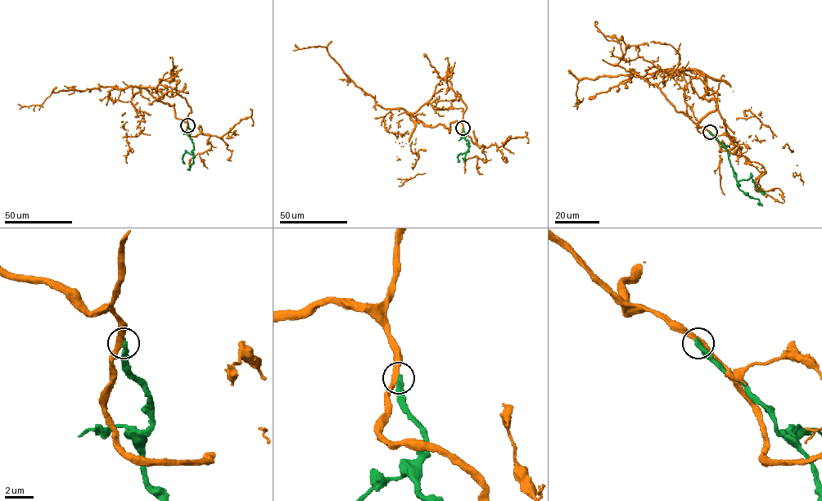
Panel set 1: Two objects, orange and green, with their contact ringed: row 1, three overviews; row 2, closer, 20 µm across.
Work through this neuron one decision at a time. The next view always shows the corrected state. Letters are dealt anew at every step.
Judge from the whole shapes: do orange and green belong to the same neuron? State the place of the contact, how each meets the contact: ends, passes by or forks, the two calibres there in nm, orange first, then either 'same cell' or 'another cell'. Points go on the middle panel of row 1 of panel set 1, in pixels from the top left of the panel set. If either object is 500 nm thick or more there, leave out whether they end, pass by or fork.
place (462, 128); orange passes by; green ends; calibres 320 and 380 nm; another cell

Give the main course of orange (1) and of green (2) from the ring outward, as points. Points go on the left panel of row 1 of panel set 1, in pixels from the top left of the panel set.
1: (187, 124), (173, 105), (144, 88), (108, 91), (143, 115), (139, 134), (124, 137), (133, 150)
2: (188, 124), (193, 155), (186, 152), (182, 161)

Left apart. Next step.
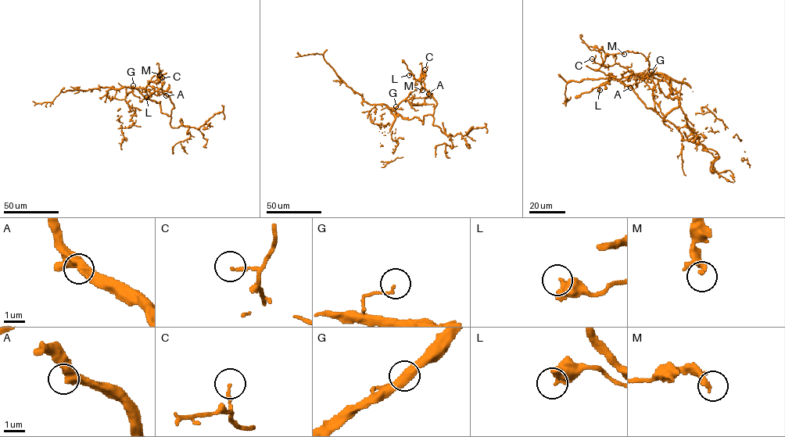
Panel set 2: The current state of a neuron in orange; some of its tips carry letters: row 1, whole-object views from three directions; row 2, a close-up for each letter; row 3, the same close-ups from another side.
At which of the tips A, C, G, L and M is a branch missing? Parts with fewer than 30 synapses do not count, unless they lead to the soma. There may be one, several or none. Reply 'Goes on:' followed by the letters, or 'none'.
Goes on: A

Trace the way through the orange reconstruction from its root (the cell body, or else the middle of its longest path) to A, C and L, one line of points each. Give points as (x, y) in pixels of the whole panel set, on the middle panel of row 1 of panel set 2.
A: (398, 114), (408, 119), (417, 117), (423, 123), (423, 117), (432, 114), (437, 103), (428, 94)
C: (398, 114), (393, 114), (392, 110), (408, 95), (412, 85), (424, 69)
L: (398, 114), (392, 110), (425, 74), (421, 81), (414, 74), (409, 75)

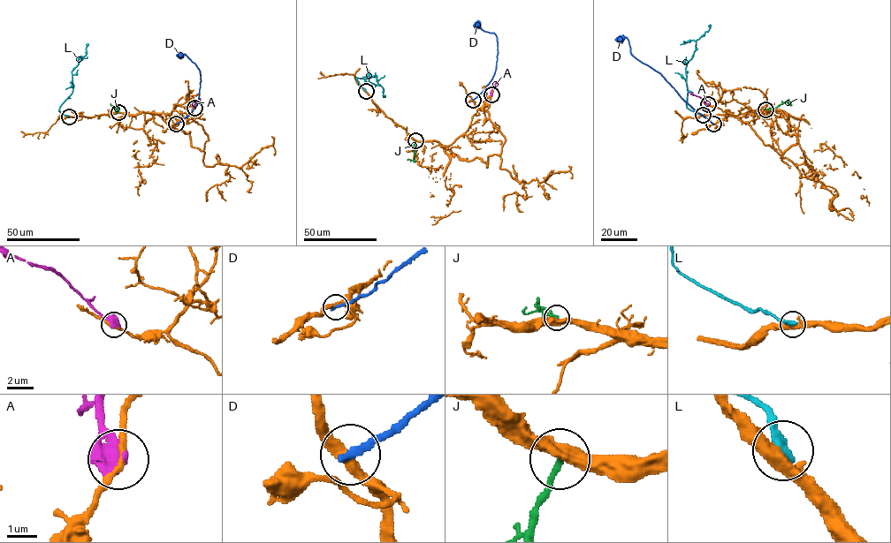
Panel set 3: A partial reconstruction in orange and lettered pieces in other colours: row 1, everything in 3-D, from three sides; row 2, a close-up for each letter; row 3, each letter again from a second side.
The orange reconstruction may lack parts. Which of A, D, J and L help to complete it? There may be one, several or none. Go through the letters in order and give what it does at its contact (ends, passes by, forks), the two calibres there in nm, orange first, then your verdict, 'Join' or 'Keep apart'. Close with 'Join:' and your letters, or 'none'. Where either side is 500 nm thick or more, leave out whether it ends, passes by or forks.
A: Thickness 170 nm (orange) against 650 nm. Keep apart
D: It ends there. Thickness 320 nm (orange) against 260 nm. Keep apart
J: It ends there. Thickness 440 nm (orange) against 180 nm. Keep apart
L: It ends there. Thickness 360 nm (orange) against 360 nm. Keep apart
Join: none

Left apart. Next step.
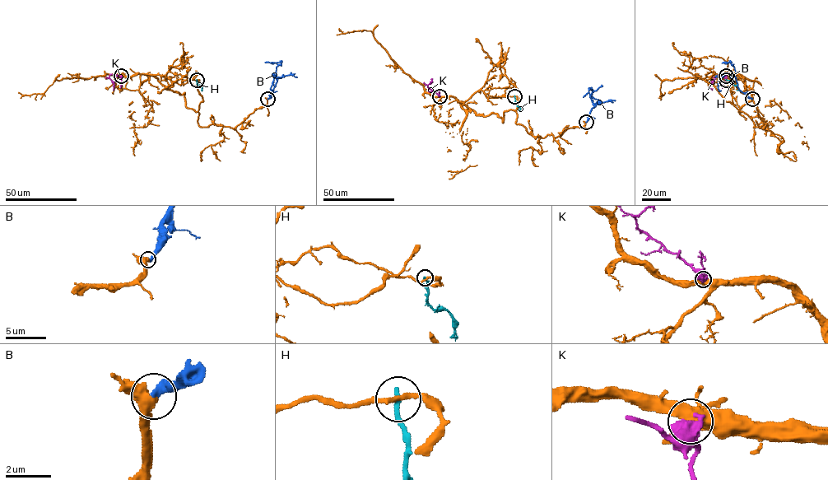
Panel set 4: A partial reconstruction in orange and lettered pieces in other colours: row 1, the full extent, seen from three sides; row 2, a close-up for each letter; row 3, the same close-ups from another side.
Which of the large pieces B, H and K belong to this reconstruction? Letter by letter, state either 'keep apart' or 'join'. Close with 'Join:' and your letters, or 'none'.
B: join
H: keep apart
K: keep apart
Join: B

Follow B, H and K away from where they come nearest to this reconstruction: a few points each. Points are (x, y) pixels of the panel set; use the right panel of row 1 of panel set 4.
B: (752, 99), (739, 89), (734, 67), (730, 62), (722, 62), (727, 62)
H: (726, 80), (737, 86), (739, 90), (737, 90)
K: (726, 76), (717, 76), (709, 88), (713, 88)

